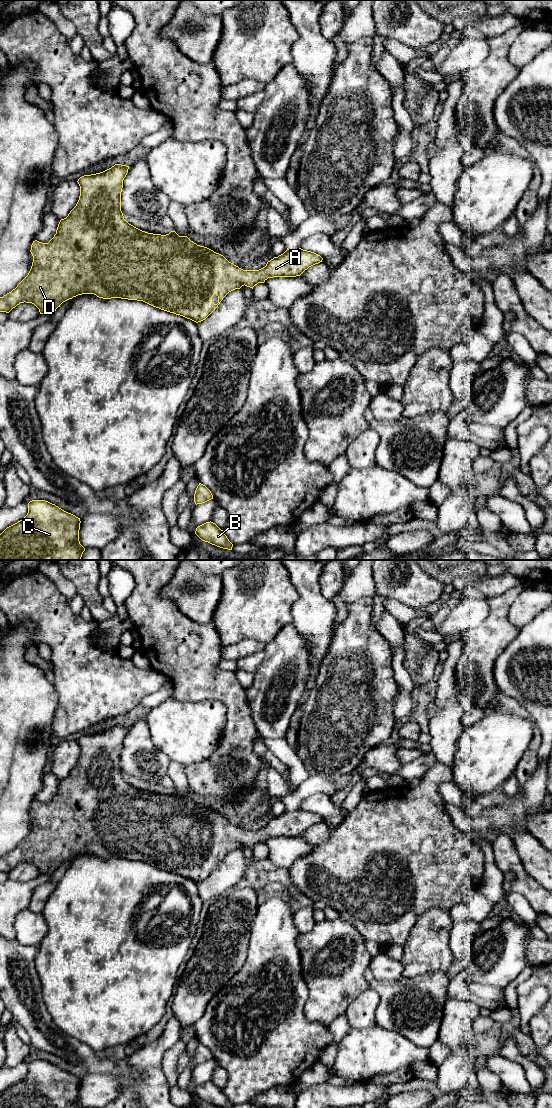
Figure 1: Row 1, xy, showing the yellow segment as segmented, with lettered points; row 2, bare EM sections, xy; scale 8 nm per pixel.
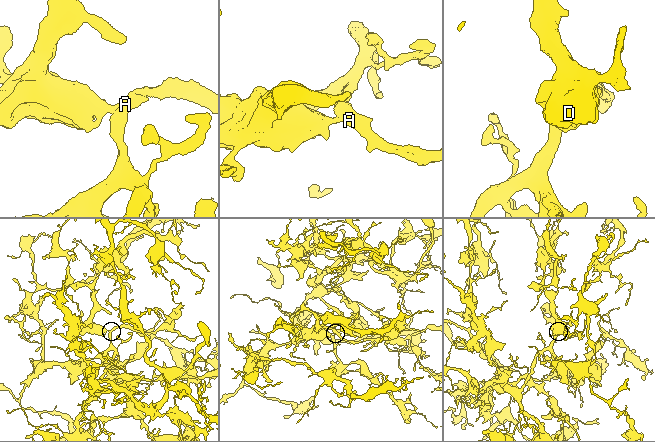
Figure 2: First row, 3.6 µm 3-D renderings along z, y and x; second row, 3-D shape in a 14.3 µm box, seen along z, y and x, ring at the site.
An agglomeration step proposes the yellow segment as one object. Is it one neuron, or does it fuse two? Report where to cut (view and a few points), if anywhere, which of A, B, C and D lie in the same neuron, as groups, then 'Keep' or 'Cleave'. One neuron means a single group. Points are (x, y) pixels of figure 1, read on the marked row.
No split. Groups: A B C D. Keep

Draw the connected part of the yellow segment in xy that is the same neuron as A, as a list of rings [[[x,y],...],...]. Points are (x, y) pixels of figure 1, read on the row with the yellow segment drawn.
[[[115,164],[111,168],[96,174],[84,175],[78,179],[78,184],[80,186],[80,196],[76,206],[70,211],[68,216],[61,219],[56,234],[48,243],[42,243],[37,240],[33,241],[31,245],[31,254],[33,256],[33,262],[28,275],[17,285],[15,289],[7,293],[3,297],[0,297],[0,312],[9,313],[13,308],[15,308],[20,303],[32,303],[38,309],[40,314],[52,314],[60,305],[73,297],[82,294],[94,294],[99,298],[111,299],[111,298],[121,298],[128,300],[143,301],[153,307],[159,308],[161,310],[174,313],[176,315],[183,316],[190,319],[196,323],[205,320],[220,304],[223,298],[231,291],[235,289],[240,289],[242,286],[247,286],[253,289],[258,283],[264,283],[268,278],[273,277],[296,277],[300,276],[309,267],[322,262],[323,258],[311,251],[303,250],[301,248],[297,250],[287,250],[274,257],[267,262],[266,266],[259,270],[243,270],[233,263],[229,262],[223,255],[214,252],[213,250],[197,245],[191,241],[187,236],[179,236],[175,231],[171,231],[169,234],[153,234],[142,231],[133,225],[129,224],[123,216],[121,211],[121,192],[123,188],[123,180],[128,173],[129,166]]]

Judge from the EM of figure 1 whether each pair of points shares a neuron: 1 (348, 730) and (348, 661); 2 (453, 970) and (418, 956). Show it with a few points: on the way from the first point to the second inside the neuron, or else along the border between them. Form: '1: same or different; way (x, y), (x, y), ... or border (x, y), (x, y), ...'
1: same; way (348, 713), (348, 678)
2: different; border (449, 945), (452, 963), (445, 970)

